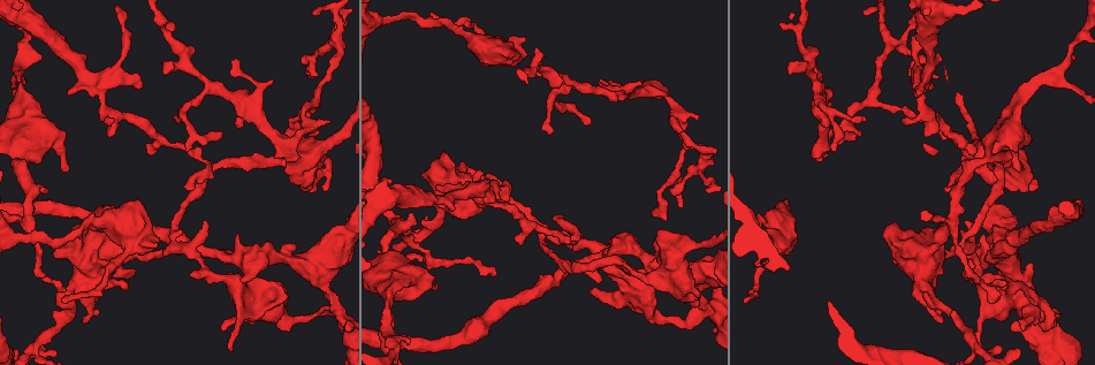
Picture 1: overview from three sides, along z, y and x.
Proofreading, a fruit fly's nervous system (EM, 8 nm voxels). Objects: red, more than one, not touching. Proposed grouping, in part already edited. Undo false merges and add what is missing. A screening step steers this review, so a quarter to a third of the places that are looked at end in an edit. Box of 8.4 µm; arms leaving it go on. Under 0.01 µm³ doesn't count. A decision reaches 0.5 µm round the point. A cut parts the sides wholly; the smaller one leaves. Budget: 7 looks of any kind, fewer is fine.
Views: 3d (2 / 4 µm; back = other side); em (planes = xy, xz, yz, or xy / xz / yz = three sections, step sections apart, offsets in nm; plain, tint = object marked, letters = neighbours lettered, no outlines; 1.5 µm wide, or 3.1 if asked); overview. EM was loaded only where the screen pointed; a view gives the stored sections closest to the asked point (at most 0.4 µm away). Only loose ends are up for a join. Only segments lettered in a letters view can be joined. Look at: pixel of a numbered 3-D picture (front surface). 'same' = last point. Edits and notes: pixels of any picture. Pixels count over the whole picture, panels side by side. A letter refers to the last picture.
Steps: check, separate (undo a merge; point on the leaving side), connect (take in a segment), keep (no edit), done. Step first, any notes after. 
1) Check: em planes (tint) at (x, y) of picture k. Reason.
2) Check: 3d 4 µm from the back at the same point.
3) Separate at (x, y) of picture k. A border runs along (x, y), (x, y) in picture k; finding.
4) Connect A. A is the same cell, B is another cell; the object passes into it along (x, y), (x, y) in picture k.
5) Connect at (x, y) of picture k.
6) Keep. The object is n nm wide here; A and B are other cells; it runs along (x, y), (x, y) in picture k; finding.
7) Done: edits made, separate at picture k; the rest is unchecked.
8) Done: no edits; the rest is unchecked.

Check: 3d 2 µm at (821, 160) of picture 1. Branch stops here.

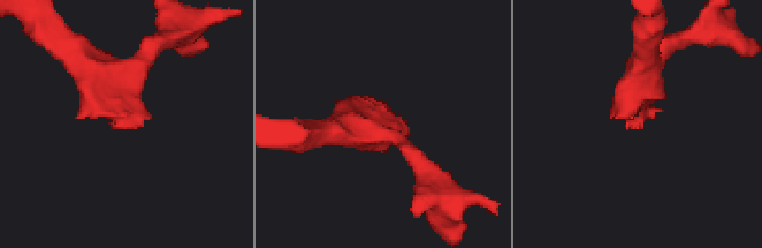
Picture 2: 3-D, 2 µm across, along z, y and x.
Check: em xz step 8 (letters) at (147, 119) of picture 2.

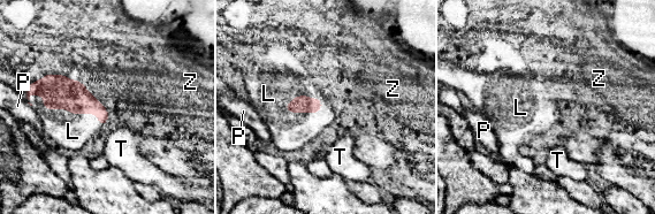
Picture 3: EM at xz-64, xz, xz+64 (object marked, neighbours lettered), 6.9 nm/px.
Check: em planes (letters) at the same point.

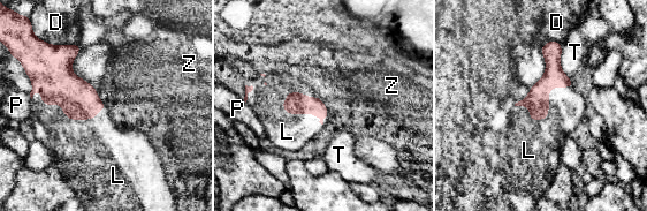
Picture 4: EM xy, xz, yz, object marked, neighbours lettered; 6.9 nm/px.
Connect L. The longest contact is with L, 340 nm; L is the same cell, D, P, T and Z are other cells; the object passes into it along (296, 103), (305, 113), (287, 132) in picture 4; it goes on there.

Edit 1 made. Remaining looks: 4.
Check: overview. See it whole again.

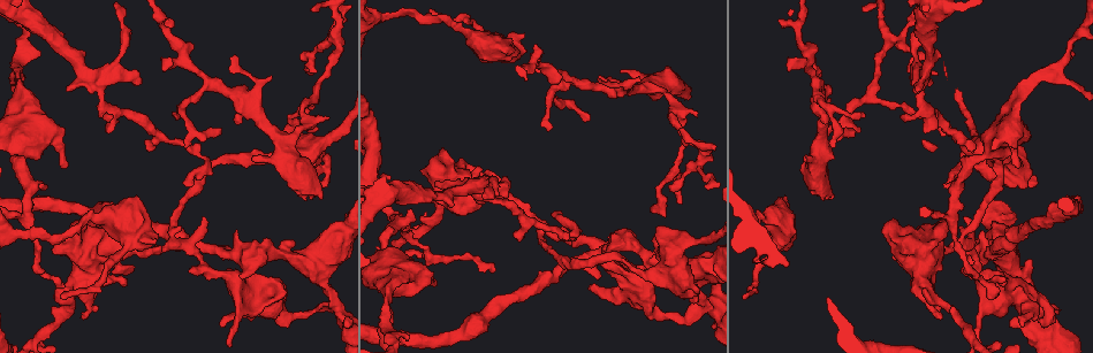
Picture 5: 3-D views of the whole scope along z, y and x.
Check: 3d 2 µm at (156, 241) of picture 5.

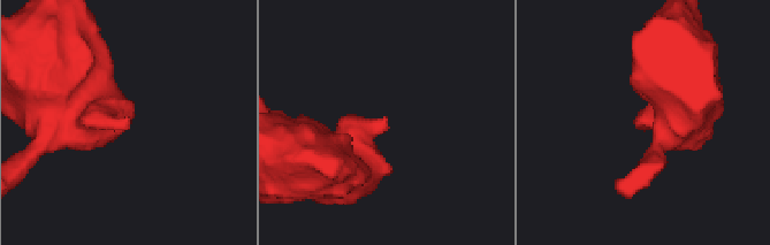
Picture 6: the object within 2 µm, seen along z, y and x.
Check: em xy step 4 (letters) at (387, 119) of picture 6.

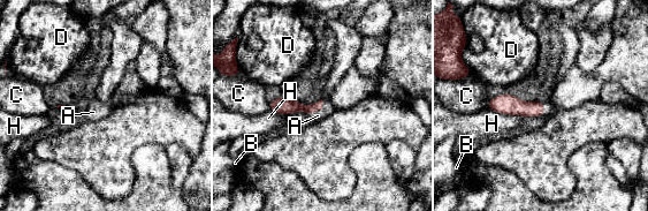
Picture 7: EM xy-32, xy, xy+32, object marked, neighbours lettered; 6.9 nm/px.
Connect A. A is the same cell, B, C, D and H are other cells; the cell continues.

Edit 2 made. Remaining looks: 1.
Done: edits made, connect at picture 4, connect at picture 7; the rest is unchecked.

